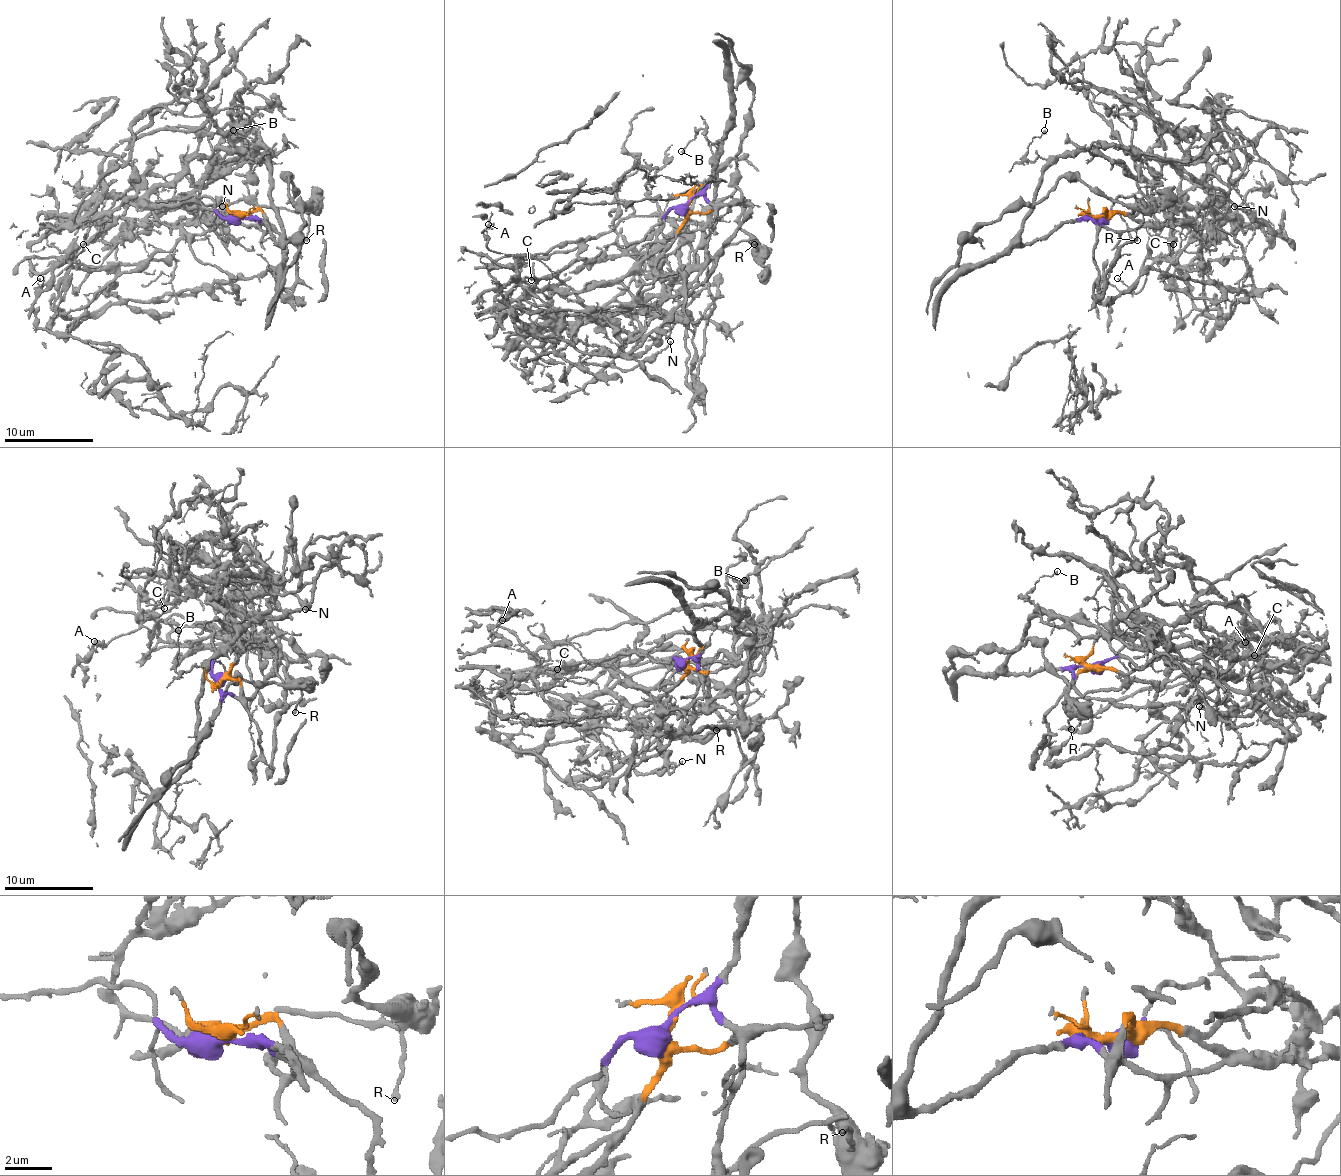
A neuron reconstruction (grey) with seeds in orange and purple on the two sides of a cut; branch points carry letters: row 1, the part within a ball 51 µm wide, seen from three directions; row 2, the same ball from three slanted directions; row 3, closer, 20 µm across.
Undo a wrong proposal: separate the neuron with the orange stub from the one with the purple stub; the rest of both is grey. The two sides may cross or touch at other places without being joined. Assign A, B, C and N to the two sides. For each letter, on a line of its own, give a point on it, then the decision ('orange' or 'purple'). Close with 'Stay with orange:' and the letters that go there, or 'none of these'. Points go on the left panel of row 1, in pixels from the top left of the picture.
A: at (40, 278); orange
B: at (233, 130); purple
C: at (83, 244); orange
N: at (222, 206); orange
Stay with orange: A, C, N

